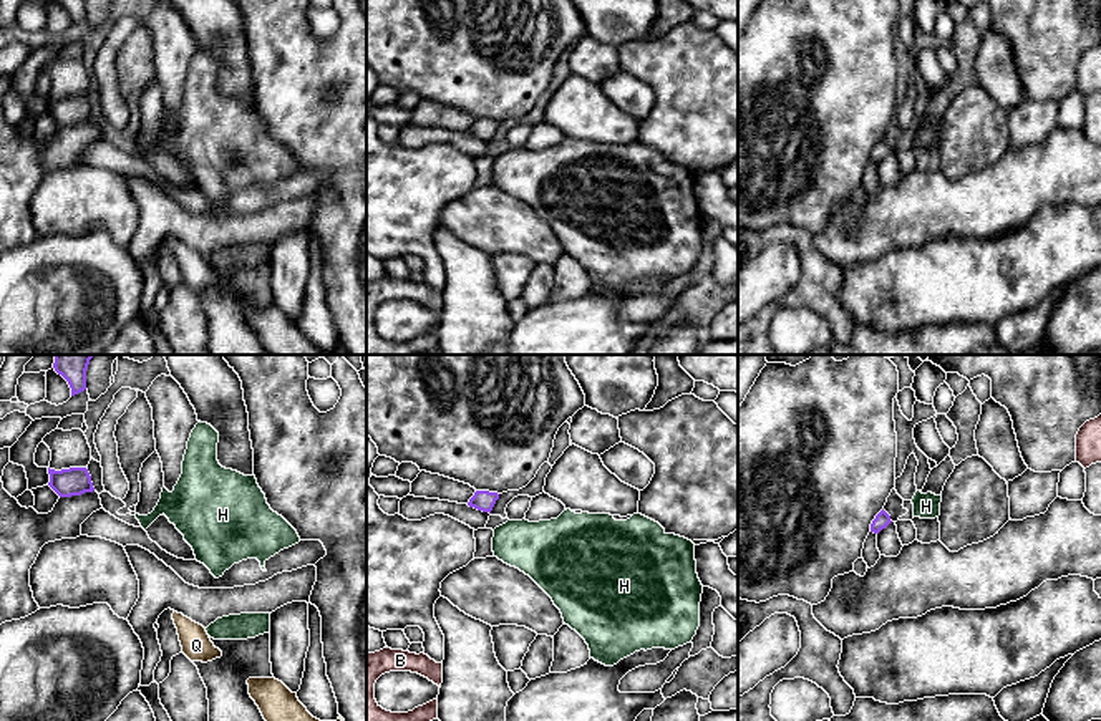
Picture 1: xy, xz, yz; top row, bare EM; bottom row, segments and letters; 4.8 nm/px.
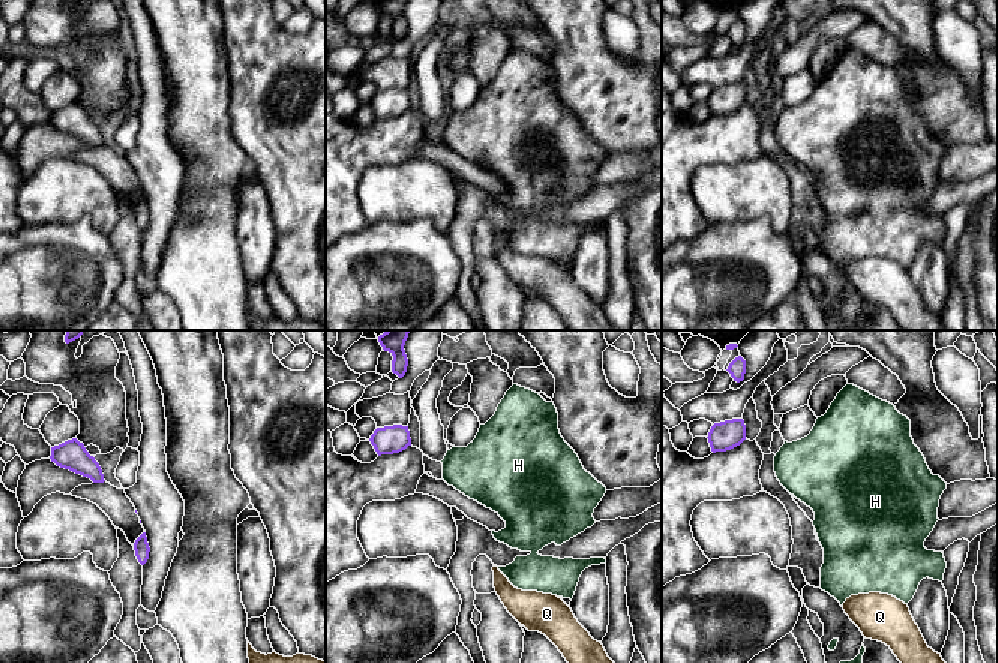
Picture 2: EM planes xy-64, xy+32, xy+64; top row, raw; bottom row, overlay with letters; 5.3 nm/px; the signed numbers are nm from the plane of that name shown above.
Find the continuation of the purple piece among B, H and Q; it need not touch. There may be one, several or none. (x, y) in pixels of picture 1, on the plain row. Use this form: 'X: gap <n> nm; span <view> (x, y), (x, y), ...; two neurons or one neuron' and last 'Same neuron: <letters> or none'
B: gap 750 nm; span xz (478, 138), (423, 282); two neurons
H: gap 80 nm; span xz (489, 141), (496, 156); two neurons
Q: gap 700 nm; span xy (92, 120), (174, 241); one neuron
Same neuron: Q

